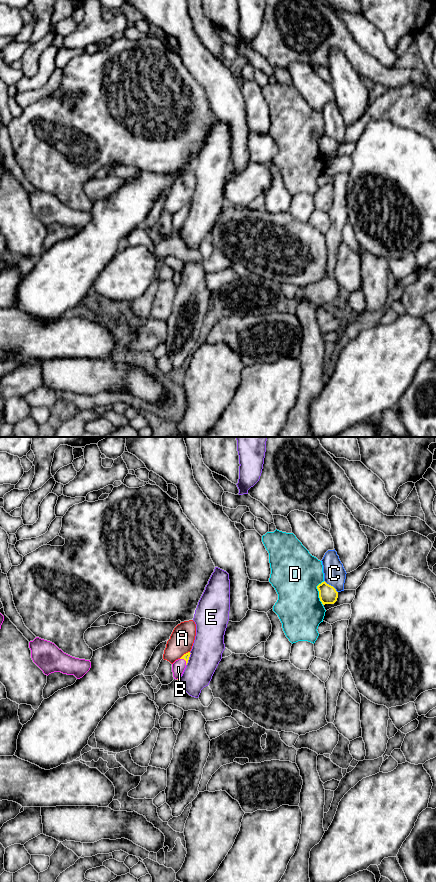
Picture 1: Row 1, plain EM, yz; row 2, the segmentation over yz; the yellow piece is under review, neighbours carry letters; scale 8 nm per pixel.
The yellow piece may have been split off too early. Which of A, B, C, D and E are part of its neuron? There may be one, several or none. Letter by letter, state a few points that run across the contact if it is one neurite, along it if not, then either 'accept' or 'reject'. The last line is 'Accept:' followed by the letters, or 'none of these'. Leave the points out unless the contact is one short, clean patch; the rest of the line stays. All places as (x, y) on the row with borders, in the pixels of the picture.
A: yz (189, 651), (179, 658) | reject
B: yz (186, 656), (184, 659), (178, 667) | accept
C: accept
D: reject
E: reject
Accept: B, C

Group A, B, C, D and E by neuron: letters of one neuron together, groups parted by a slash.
A / B C / D / E

